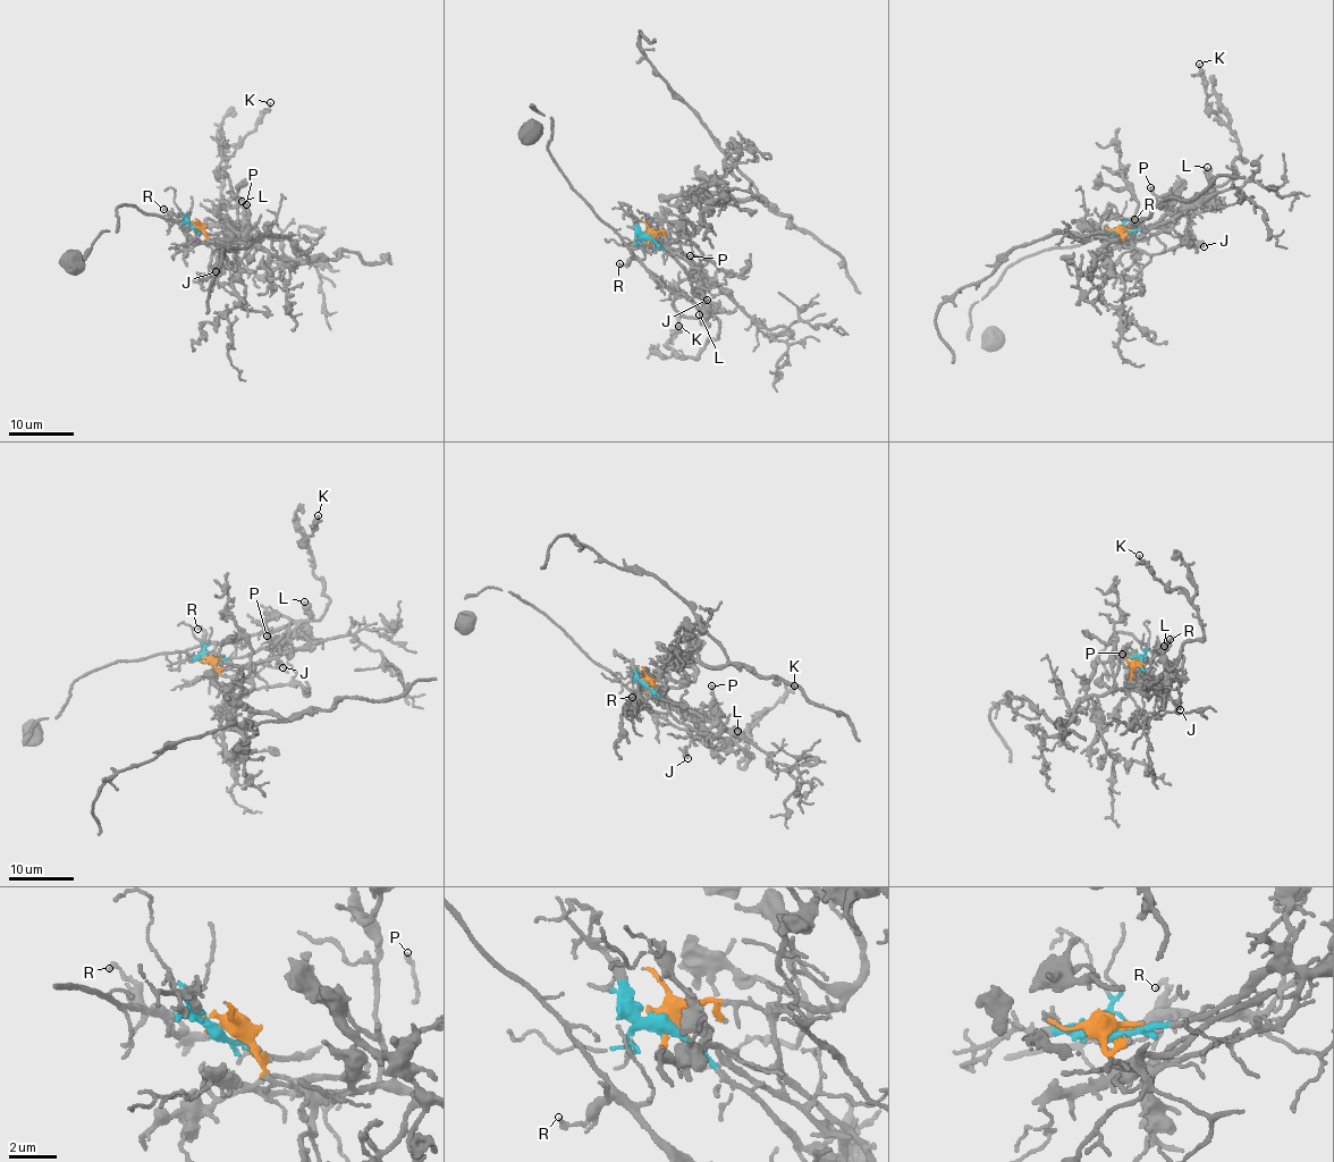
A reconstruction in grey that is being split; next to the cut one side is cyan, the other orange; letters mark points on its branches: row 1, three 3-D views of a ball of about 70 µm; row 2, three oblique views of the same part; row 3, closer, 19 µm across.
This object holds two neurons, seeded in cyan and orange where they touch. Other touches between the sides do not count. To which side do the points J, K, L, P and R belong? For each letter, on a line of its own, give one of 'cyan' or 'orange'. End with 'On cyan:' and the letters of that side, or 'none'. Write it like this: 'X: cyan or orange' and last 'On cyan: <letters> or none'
J: cyan
K: cyan
L: cyan
P: cyan
R: cyan
On cyan: J, K, L, P, R

